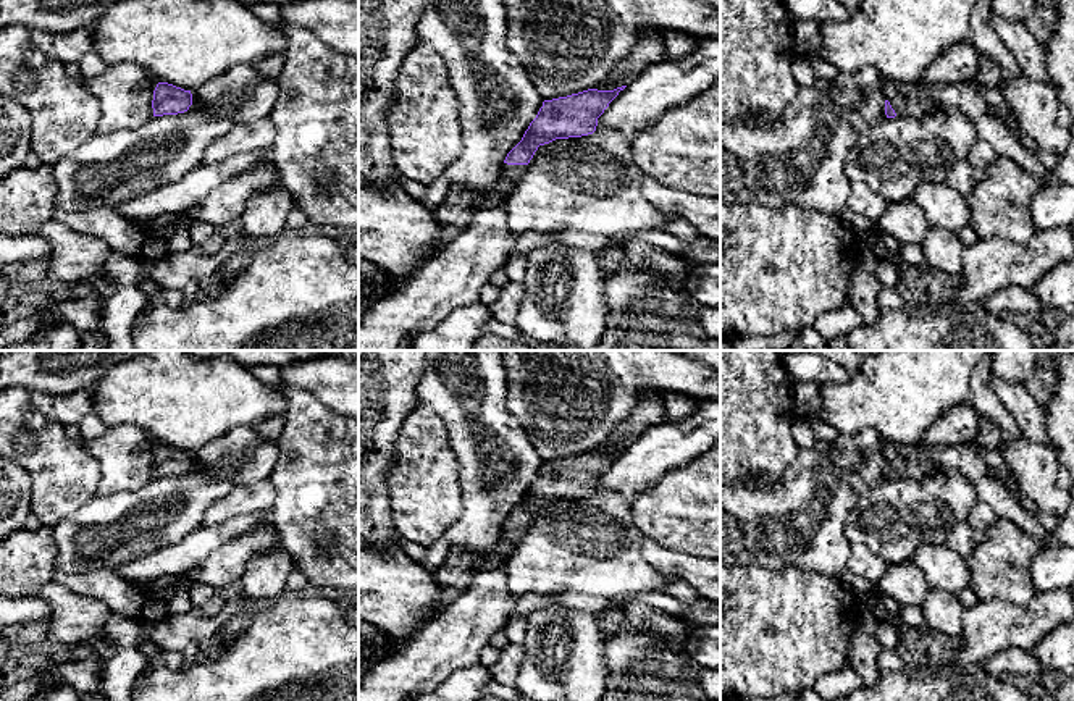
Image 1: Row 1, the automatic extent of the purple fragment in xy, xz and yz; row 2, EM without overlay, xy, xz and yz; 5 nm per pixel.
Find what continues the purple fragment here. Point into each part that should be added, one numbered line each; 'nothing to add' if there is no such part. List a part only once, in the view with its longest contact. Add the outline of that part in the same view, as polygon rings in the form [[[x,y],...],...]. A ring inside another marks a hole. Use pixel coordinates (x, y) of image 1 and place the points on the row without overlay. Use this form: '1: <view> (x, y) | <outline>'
1: xz (509, 535) | [[[502,527],[502,531],[493,548],[493,551],[485,556],[480,562],[489,567],[502,567],[506,565],[515,543],[523,536],[527,527]]]

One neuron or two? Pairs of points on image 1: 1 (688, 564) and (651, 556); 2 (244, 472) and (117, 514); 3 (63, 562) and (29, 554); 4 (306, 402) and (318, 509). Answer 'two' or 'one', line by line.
1: one
2: one
3: two
4: one

